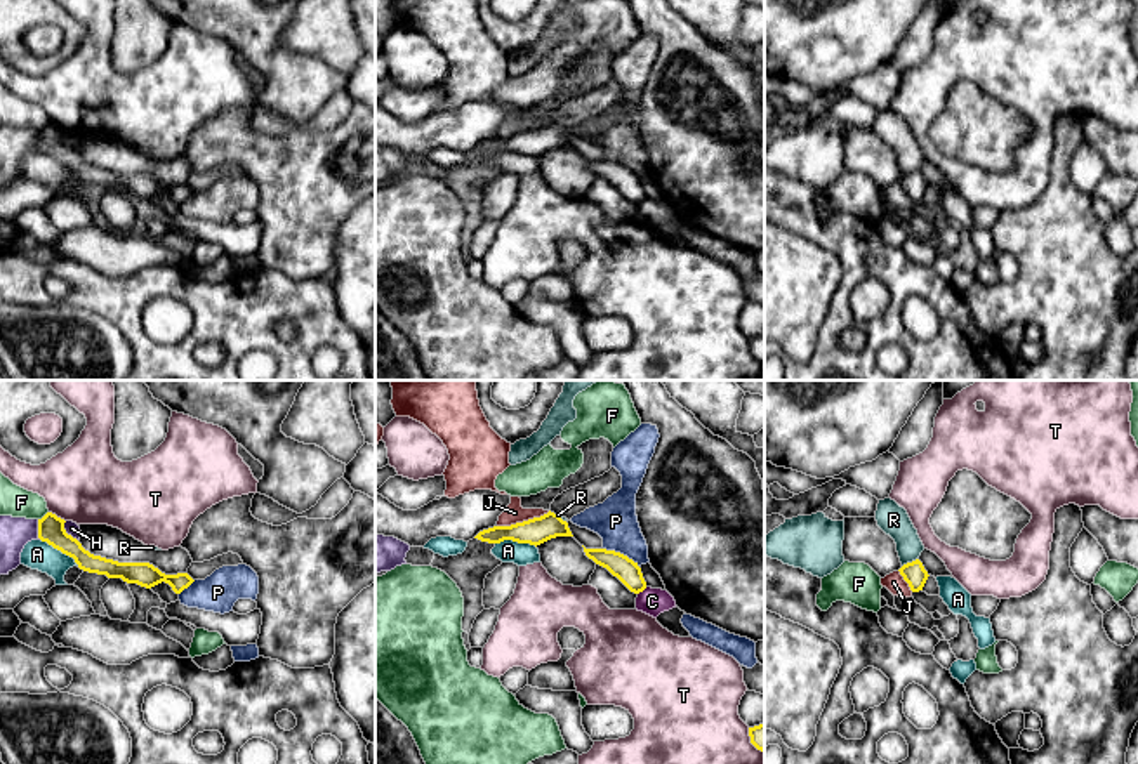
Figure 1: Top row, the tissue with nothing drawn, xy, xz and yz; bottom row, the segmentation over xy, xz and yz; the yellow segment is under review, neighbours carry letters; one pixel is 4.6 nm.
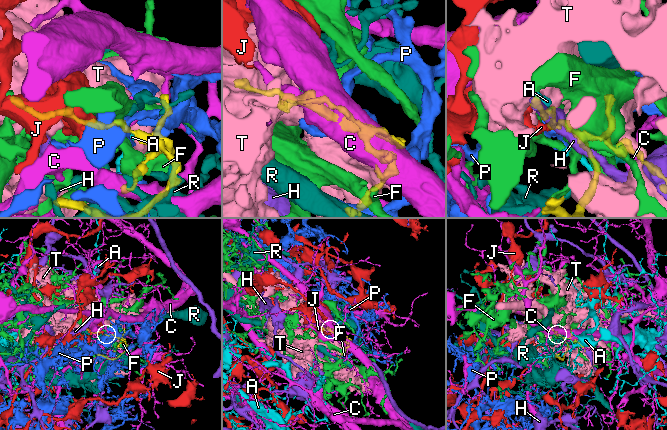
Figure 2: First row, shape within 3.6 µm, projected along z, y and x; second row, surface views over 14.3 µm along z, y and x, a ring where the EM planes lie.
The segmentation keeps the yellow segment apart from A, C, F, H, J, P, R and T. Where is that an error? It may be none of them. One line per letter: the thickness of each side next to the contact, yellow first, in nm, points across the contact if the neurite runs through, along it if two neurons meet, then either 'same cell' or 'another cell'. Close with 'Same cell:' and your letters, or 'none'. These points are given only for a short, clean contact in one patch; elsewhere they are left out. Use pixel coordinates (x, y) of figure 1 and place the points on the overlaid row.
A: 120 nm thick on the yellow side, 110 nm on the other; another cell
C: 110 nm thick on the yellow side, 130 nm on the other; another cell
F: 130 nm thick on the yellow side, 140 nm on the other; another cell
H: 130 nm thick on the yellow side, 70 nm on the other; another cell
J: 120 nm thick on the yellow side, 90 nm on the other; another cell
P: 110 nm thick on the yellow side, 200 nm on the other; another cell
R: 110 nm thick on the yellow side, 140 nm on the other; same cell
T: 130 nm thick on the yellow side, 360 nm on the other; another cell
Same cell: R

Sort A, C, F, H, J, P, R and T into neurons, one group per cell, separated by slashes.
A / C / F / H / J / P / R / T

